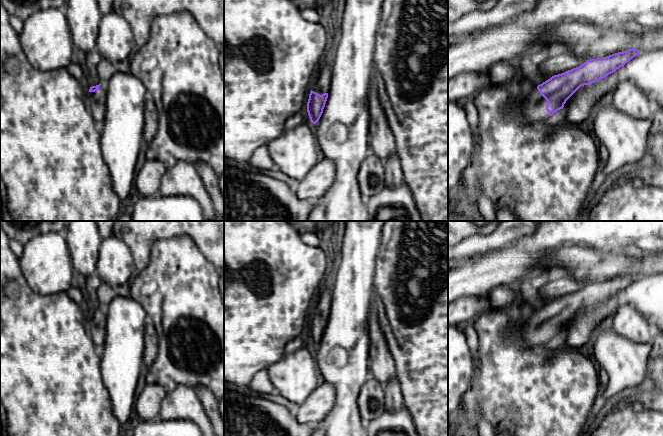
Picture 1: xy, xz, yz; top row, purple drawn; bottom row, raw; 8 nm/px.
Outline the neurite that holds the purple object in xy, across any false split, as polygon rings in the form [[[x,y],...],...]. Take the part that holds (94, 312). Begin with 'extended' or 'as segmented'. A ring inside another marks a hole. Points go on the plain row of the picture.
extended; [[[99,308],[90,311],[88,318],[89,332],[93,339],[96,352],[100,356],[104,350],[105,322],[106,314],[104,310]]]

